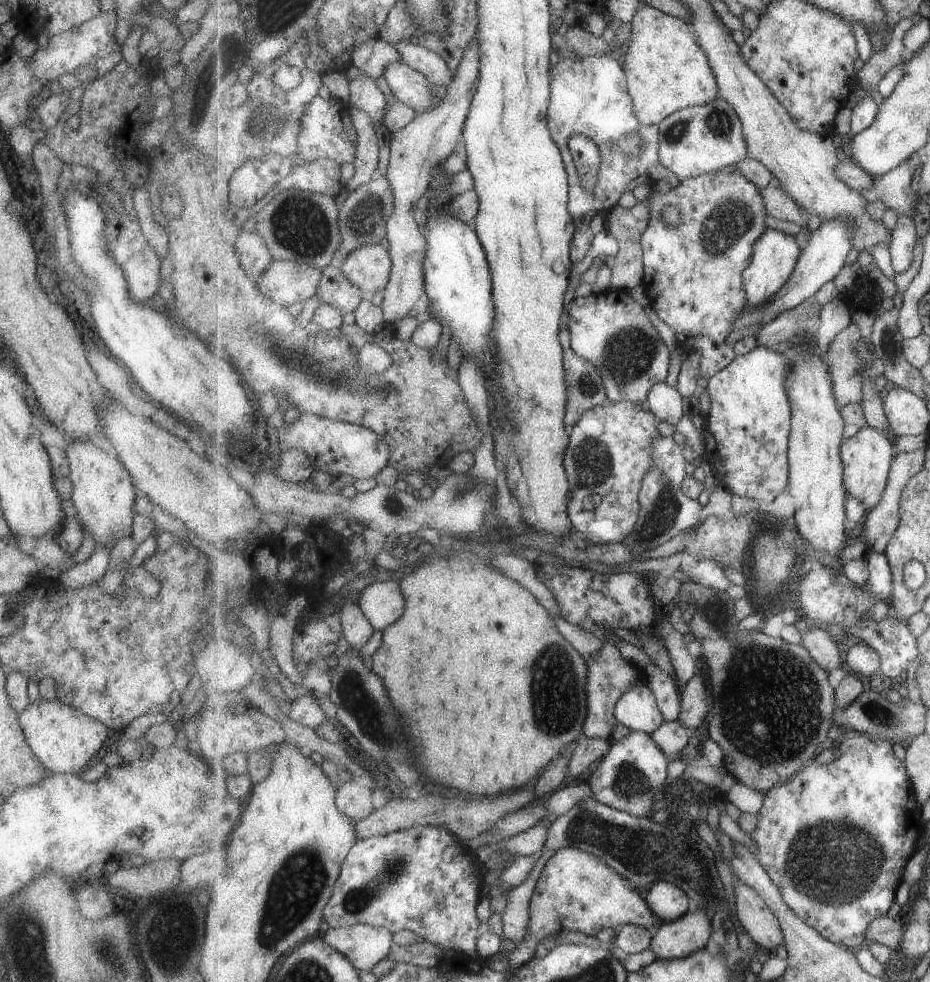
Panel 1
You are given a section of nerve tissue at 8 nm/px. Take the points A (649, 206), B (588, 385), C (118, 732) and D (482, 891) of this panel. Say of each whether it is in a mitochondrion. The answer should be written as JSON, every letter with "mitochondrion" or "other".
{"A":"other","B":"mitochondrion","C":"other","D":"other"}

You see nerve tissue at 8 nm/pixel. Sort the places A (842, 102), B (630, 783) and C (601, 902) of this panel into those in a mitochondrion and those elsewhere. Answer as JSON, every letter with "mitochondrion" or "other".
{"A":"other","B":"mitochondrion","C":"other"}

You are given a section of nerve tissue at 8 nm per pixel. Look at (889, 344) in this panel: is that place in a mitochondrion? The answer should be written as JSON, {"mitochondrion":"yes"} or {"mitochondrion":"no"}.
{"mitochondrion":"yes"}

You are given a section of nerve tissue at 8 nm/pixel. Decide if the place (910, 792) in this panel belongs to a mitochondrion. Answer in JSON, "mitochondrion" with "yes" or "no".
{"mitochondrion":"no"}

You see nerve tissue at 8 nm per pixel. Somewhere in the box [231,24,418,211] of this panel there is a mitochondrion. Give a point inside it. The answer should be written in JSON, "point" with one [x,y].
{"point":[257,133]}

